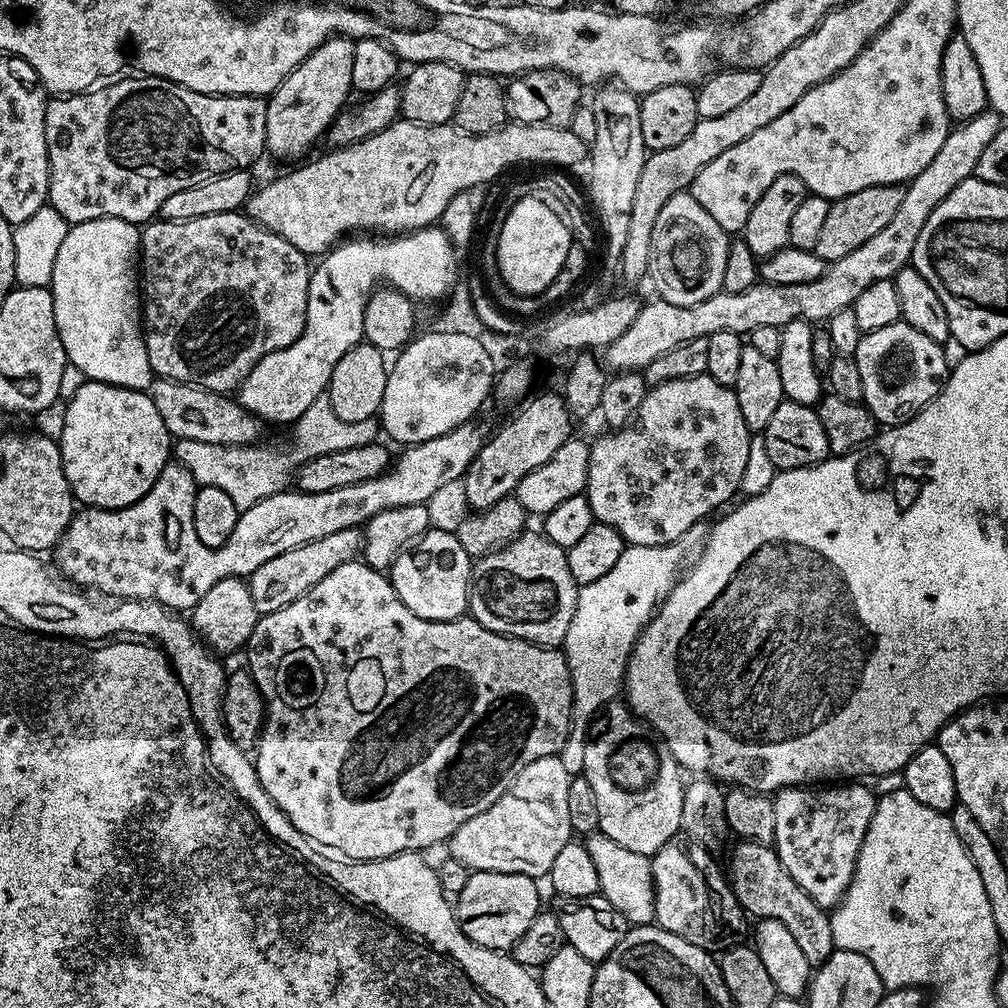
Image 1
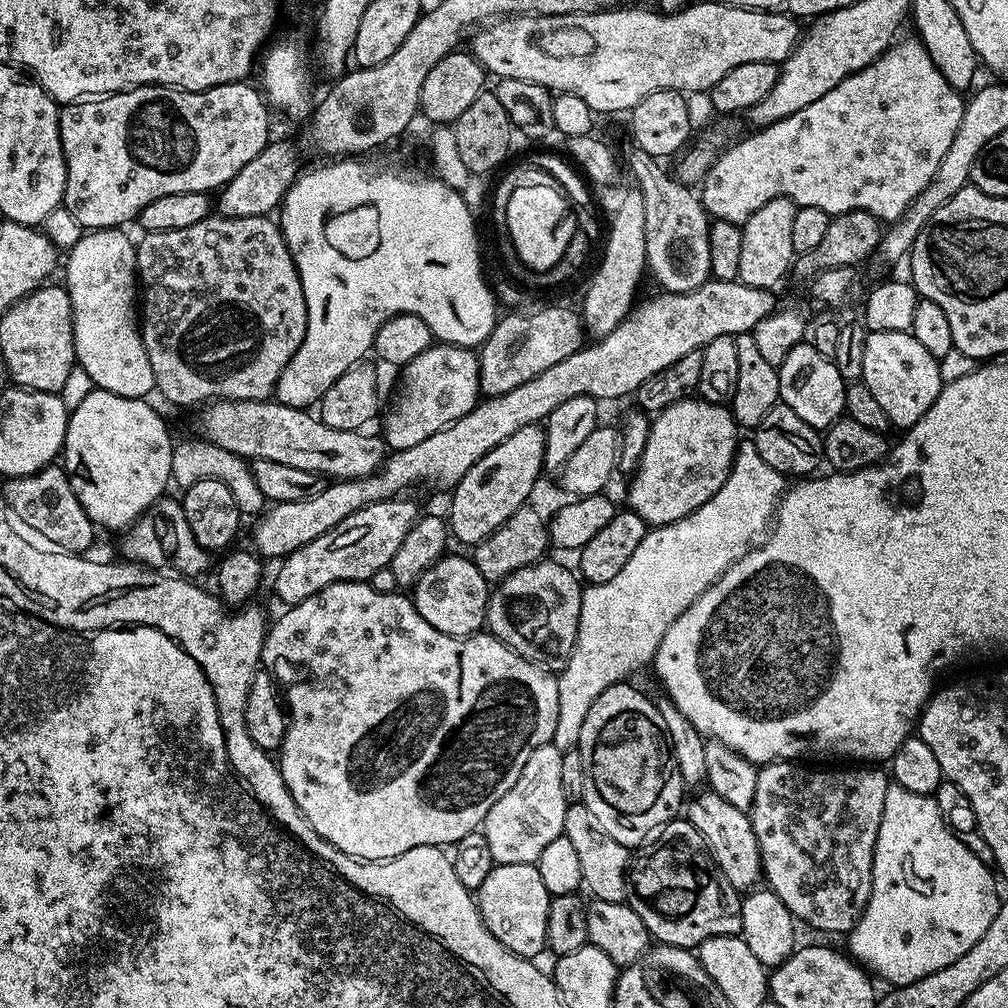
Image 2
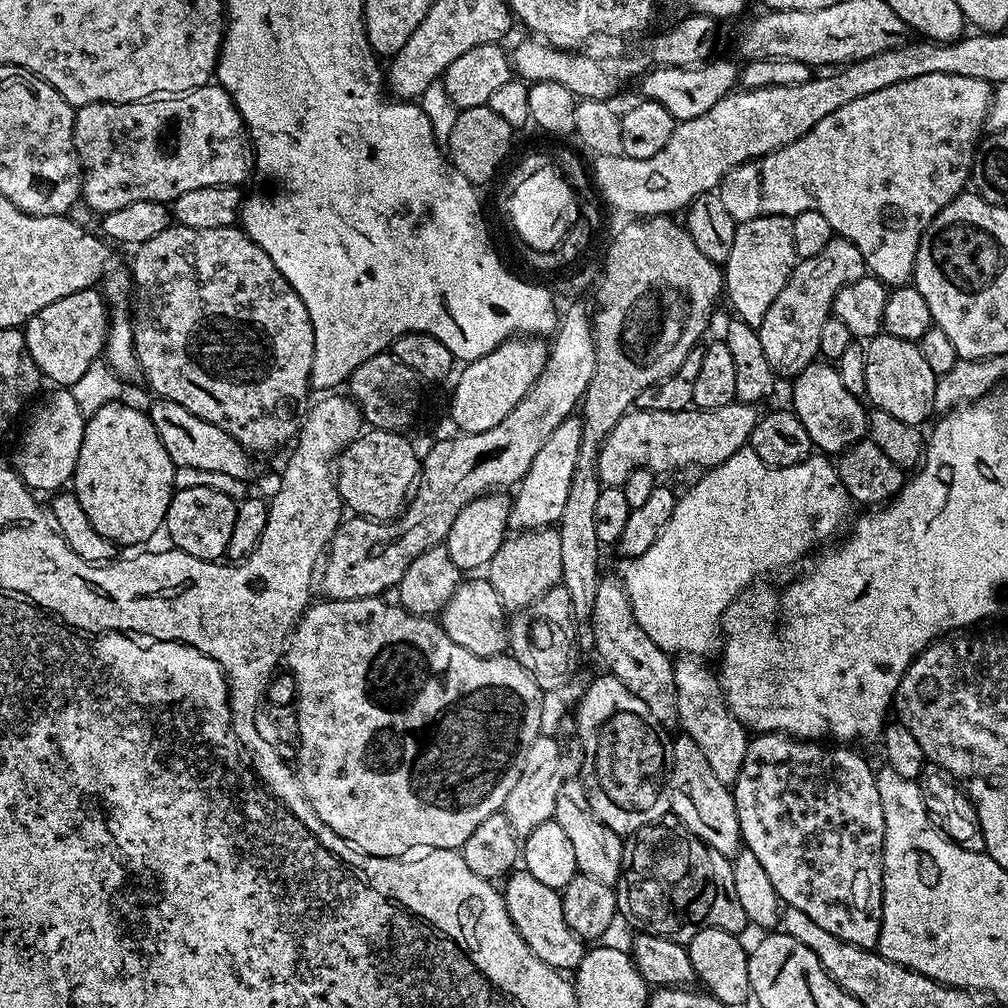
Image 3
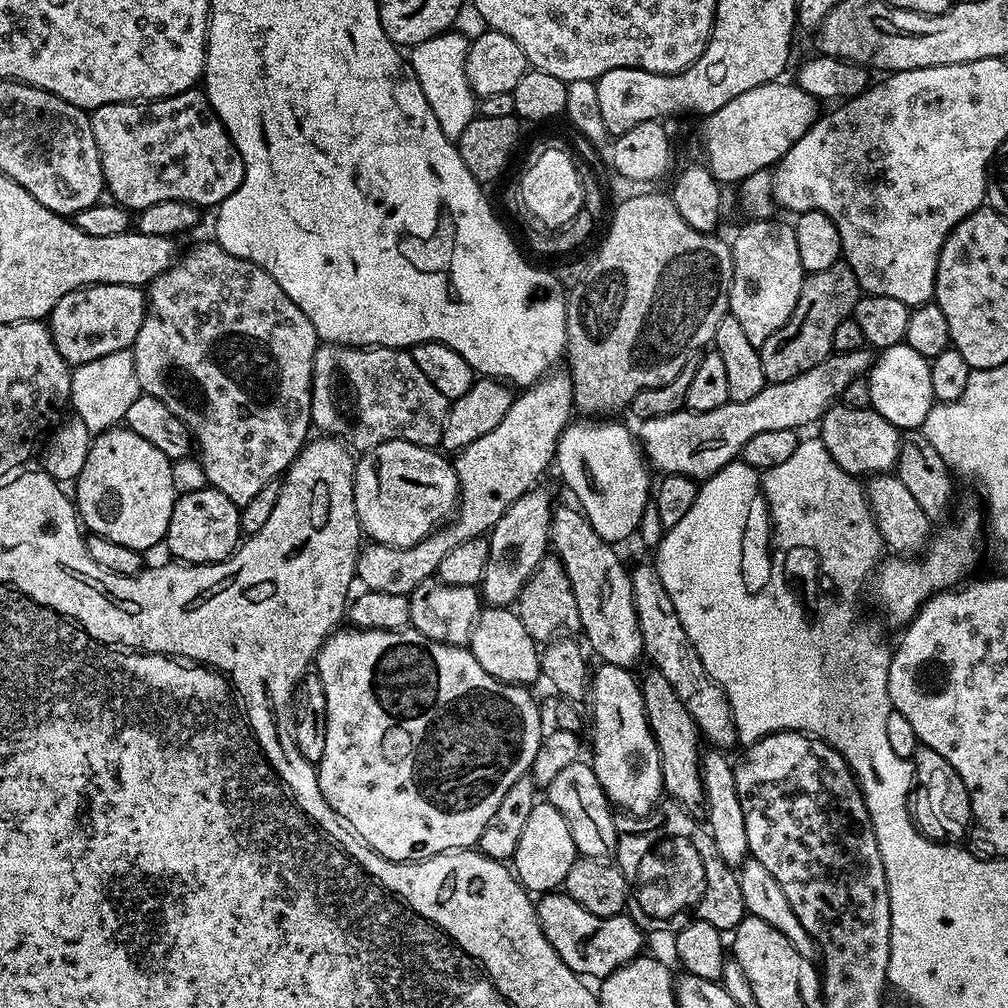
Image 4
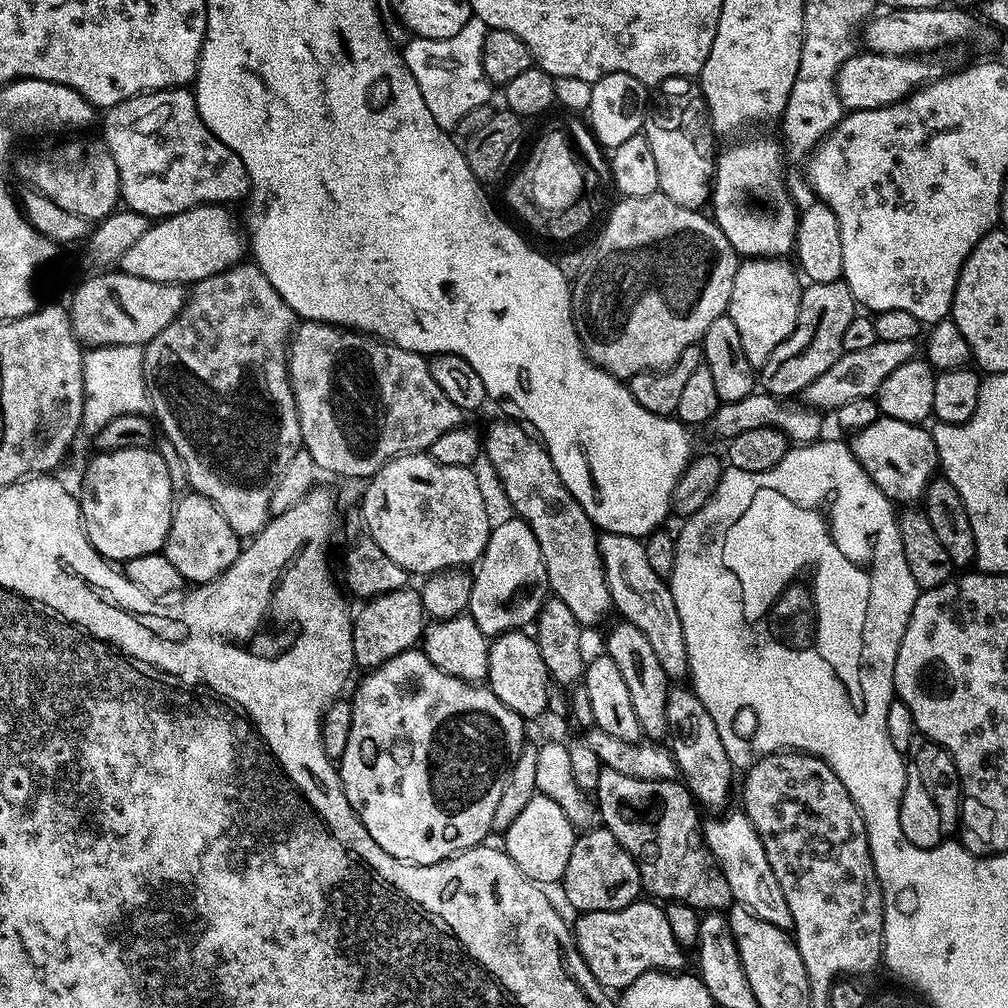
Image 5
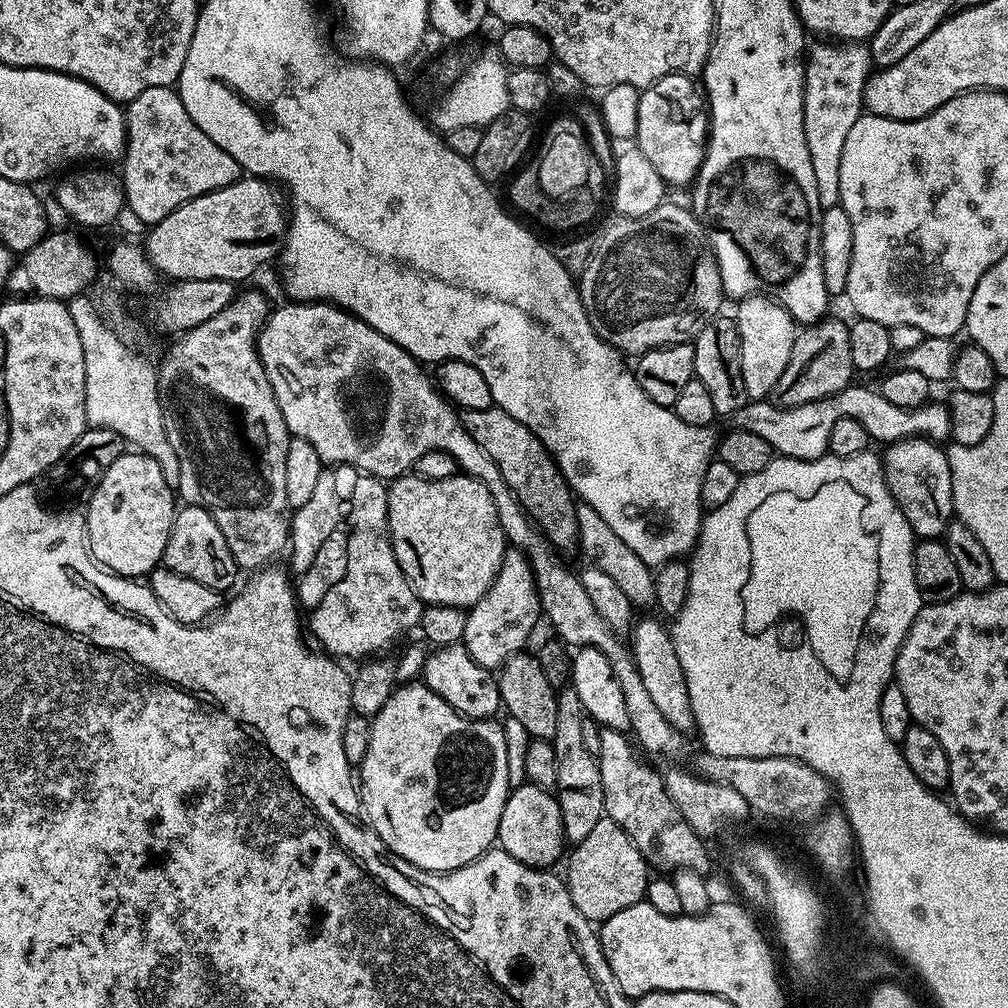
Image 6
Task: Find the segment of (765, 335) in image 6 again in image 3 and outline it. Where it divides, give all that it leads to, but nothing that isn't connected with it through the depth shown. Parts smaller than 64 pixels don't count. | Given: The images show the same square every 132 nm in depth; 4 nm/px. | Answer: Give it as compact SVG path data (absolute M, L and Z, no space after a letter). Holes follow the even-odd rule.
M759 216L739 221L734 234L734 247L730 250L730 258L722 266L723 291L726 293L726 300L728 296L733 310L736 311L733 313L747 324L760 325L762 318L766 318L766 310L770 310L770 302L778 298L782 286L786 286L797 263L794 230L789 217Z

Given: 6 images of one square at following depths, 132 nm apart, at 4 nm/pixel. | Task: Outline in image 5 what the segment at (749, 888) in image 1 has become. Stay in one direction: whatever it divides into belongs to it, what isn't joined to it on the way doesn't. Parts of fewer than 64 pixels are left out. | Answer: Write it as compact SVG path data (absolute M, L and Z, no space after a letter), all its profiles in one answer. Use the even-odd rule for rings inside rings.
M620 618L617 624L608 632L604 640L603 651L622 670L622 678L626 681L626 690L630 693L630 702L634 706L634 714L638 717L641 733L649 741L660 742L668 736L666 720L666 702L670 677L662 670L662 662L658 662L658 654L654 654L646 634L638 630L630 621Z

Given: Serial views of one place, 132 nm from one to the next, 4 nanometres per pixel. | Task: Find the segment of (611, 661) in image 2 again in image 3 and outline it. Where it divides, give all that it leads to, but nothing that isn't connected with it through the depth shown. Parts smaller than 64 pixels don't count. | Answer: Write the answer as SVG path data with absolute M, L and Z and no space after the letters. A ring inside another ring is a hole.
M745 446L739 448L734 454L730 454L730 458L726 458L726 462L722 462L716 468L707 469L701 476L704 477L685 496L681 495L677 499L674 514L670 518L670 522L666 522L662 534L658 534L654 546L650 546L650 550L646 550L646 554L635 557L629 563L632 565L625 570L624 576L622 575L622 583L630 598L634 618L638 618L642 630L646 630L646 634L650 634L650 642L654 642L662 651L669 654L702 654L700 652L710 651L712 639L715 636L717 639L724 611L732 605L732 601L735 600L739 592L743 588L747 588L757 578L767 577L764 576L767 572L776 572L779 568L784 568L787 564L802 559L815 544L821 543L820 545L823 545L828 542L823 542L823 540L830 539L843 526L844 519L848 516L848 504L850 505L848 491L842 486L835 463L824 454L813 454L808 459L798 462L798 466L771 468L761 462L758 454L754 454L751 447Z

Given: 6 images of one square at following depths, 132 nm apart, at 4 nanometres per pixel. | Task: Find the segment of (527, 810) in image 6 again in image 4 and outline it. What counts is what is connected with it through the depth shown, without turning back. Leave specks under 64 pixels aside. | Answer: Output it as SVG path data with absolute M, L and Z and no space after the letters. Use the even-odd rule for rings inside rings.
M538 802L534 810L530 810L530 819L522 830L522 838L518 842L518 850L514 857L514 875L525 889L532 894L547 894L563 885L566 874L570 874L570 866L578 859L574 846L574 838L570 838L570 826L566 826L566 818L554 810L547 802Z

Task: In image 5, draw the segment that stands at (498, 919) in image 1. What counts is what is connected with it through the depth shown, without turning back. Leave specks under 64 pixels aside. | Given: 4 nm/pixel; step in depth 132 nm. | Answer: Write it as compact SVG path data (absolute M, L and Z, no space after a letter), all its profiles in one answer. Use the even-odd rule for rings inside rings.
M641 898L622 910L585 912L574 920L576 948L590 966L590 974L605 990L629 988L638 977L650 971L675 972L683 969L685 949L674 938L664 908L659 903L647 904Z

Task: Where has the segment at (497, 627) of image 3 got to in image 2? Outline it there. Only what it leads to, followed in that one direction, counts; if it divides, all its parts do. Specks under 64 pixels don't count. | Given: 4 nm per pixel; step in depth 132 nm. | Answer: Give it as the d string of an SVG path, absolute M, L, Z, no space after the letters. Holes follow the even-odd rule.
M445 554L434 566L430 566L411 589L410 599L418 614L451 636L475 636L485 627L488 619L489 581L482 578L478 566L467 555L451 556Z

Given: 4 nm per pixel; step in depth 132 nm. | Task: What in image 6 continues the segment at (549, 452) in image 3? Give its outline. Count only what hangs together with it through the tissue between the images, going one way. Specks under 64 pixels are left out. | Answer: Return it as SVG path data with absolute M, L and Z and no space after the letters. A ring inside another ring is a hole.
M513 547L505 551L490 590L486 590L486 594L482 594L482 598L467 609L467 613L466 634L462 643L474 662L483 668L499 670L507 660L529 647L528 639L536 623L542 620L542 609L532 567L523 552Z

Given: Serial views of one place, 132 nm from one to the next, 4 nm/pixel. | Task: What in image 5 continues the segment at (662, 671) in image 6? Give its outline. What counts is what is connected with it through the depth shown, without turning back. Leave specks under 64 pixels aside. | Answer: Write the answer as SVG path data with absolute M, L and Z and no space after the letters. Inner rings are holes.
M672 686L668 689L666 720L672 757L676 760L679 775L688 791L692 793L695 803L716 808L712 810L723 809L723 804L732 792L734 769L730 758L726 758L726 749L722 747L722 738L718 734L718 726L714 726L714 718L710 718L706 706L702 706L691 687Z

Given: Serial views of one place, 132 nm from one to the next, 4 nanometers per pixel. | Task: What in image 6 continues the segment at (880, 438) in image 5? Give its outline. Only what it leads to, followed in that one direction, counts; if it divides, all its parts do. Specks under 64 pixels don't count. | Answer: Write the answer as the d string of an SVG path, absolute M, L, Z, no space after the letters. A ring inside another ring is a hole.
M923 438L897 440L896 443L887 445L883 451L884 480L888 483L890 494L898 502L906 522L910 522L913 537L920 540L935 540L943 537L949 520L954 516L952 511L952 475L950 474L947 451L939 443Z

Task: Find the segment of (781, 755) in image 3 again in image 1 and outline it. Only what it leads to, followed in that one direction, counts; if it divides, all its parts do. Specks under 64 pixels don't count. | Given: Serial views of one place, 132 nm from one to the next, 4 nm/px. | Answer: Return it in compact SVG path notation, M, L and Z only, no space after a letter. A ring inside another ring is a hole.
M836 782L831 786L781 788L772 796L772 844L778 858L786 866L786 874L825 910L835 908L848 889L862 838L866 838L870 818L874 818L878 796L864 784L867 783Z

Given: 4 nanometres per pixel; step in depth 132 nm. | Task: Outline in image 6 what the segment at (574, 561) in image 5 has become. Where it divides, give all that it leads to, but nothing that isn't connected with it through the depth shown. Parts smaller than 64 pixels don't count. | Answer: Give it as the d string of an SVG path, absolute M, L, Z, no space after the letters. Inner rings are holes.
M495 406L486 410L465 408L460 412L460 421L462 426L466 426L466 434L470 434L470 438L474 438L474 442L478 442L478 446L490 454L494 466L502 470L506 486L510 486L528 517L536 523L552 547L564 554L571 548L575 549L578 544L578 500L564 481L556 461L545 450L544 443L530 429L522 426L518 418L510 418L506 410Z

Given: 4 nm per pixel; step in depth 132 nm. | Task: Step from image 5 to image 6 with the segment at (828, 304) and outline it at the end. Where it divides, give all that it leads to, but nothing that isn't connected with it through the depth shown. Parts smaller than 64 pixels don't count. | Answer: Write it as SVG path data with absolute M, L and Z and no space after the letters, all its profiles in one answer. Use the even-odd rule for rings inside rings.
M831 318L818 320L797 331L794 350L790 350L790 362L786 362L786 370L782 370L782 378L778 378L770 400L779 408L818 402L849 387L853 383L852 376L854 369L850 358L848 324Z

